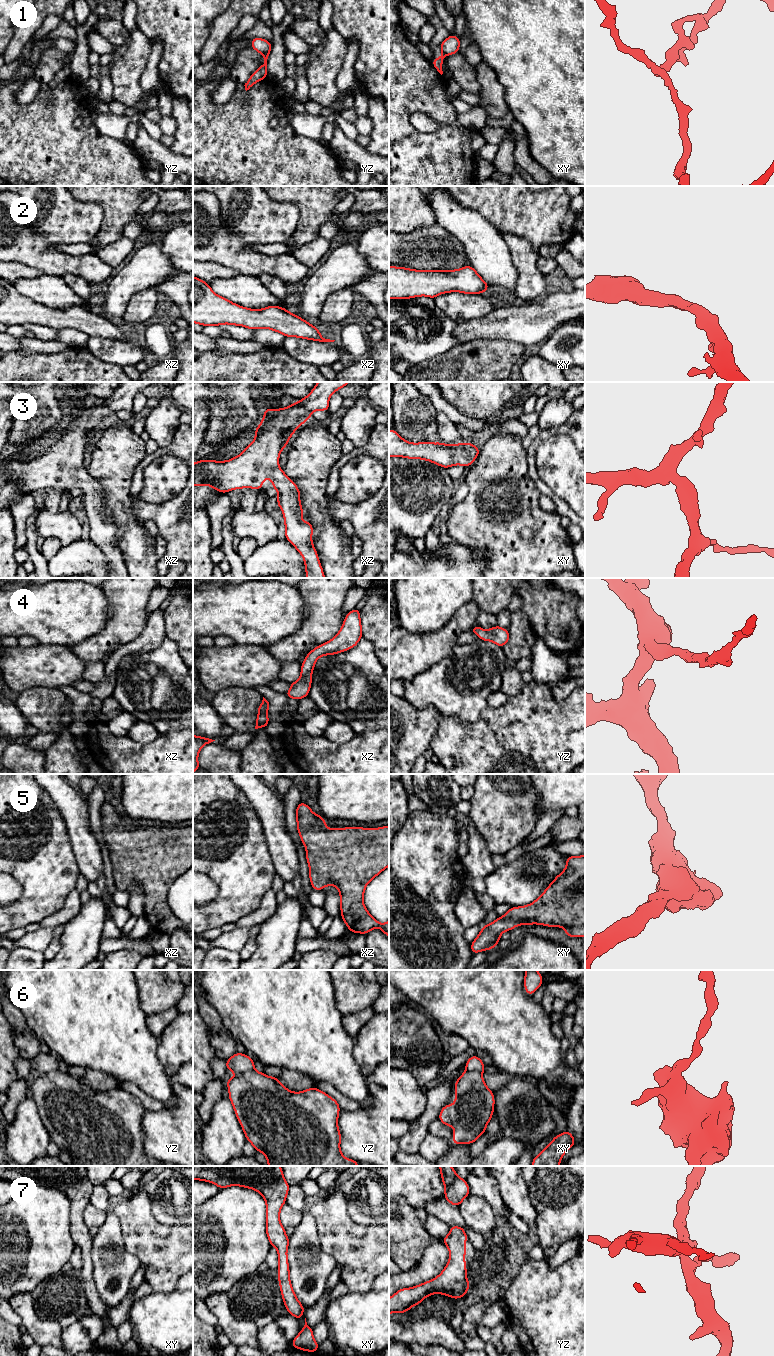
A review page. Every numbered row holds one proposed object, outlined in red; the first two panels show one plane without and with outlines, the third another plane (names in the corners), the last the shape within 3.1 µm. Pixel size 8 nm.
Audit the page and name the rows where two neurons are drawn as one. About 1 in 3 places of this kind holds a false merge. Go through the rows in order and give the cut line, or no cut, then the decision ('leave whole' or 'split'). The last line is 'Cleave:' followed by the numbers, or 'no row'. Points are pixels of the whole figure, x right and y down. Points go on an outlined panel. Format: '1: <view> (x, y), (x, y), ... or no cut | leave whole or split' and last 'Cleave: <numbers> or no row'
1: yz (268, 52), (263, 55) | split
2: no cut | leave whole
3: no cut | leave whole
4: no cut | leave whole
5: no cut | leave whole
6: yz (253, 1069), (237, 1075) | split
7: no cut | leave whole
Cleave: 1, 6

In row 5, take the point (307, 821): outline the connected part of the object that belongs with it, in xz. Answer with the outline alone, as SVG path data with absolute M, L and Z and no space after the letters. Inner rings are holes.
M304 802L296 808L297 831L306 848L306 859L309 865L309 878L314 890L322 891L328 885L338 888L340 893L341 918L350 932L367 934L370 930L380 928L389 937L389 920L380 924L370 915L363 903L363 895L368 883L389 866L389 826L380 828L345 827L327 828L321 815L316 815Z

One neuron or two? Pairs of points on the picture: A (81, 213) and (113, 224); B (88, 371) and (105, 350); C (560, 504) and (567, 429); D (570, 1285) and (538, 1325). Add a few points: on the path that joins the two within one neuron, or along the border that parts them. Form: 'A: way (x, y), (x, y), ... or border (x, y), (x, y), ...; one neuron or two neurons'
A: border (86, 202), (102, 209), (95, 236); two neurons
B: border (86, 347), (97, 358), (120, 366); two neurons
C: way (537, 481), (532, 472), (532, 450), (544, 434); one neuron
D: way (562, 1295), (546, 1311), (545, 1315); one neuron

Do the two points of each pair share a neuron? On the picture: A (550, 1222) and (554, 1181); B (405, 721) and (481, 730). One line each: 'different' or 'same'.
A: same
B: different

